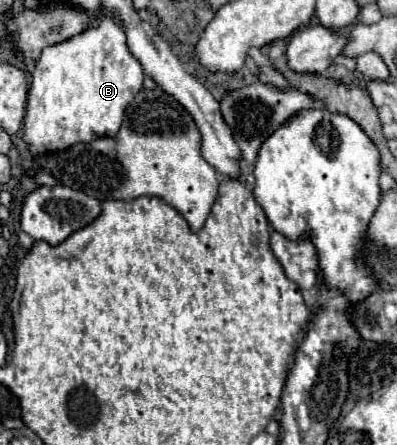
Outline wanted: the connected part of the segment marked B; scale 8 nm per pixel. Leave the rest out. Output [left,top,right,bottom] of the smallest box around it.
[25,16,143,156]

